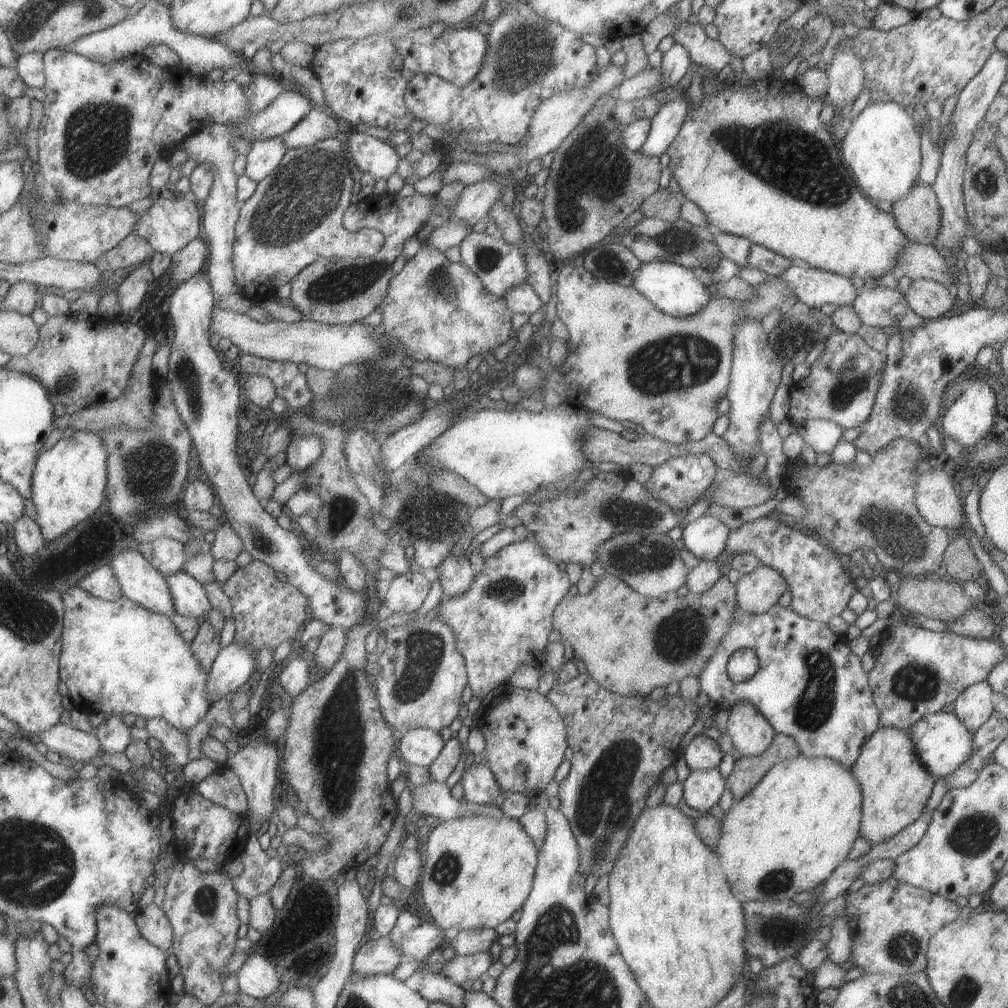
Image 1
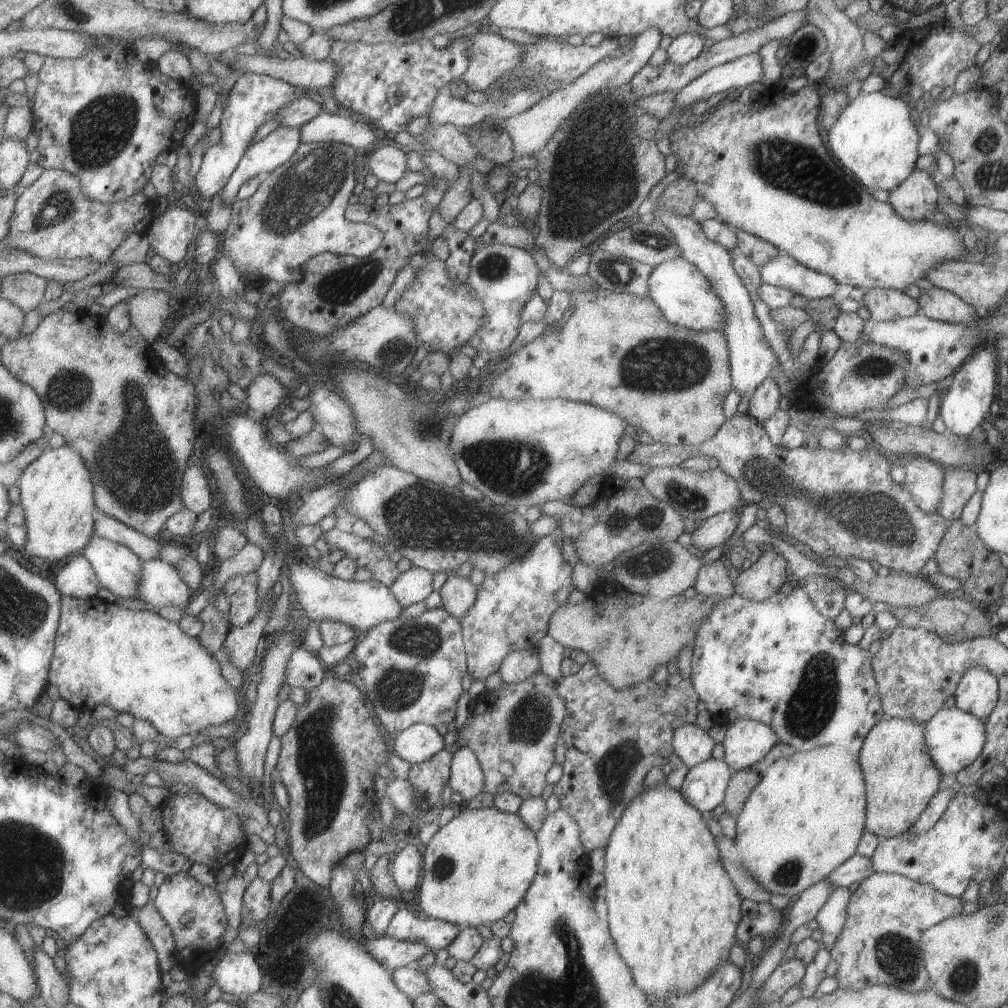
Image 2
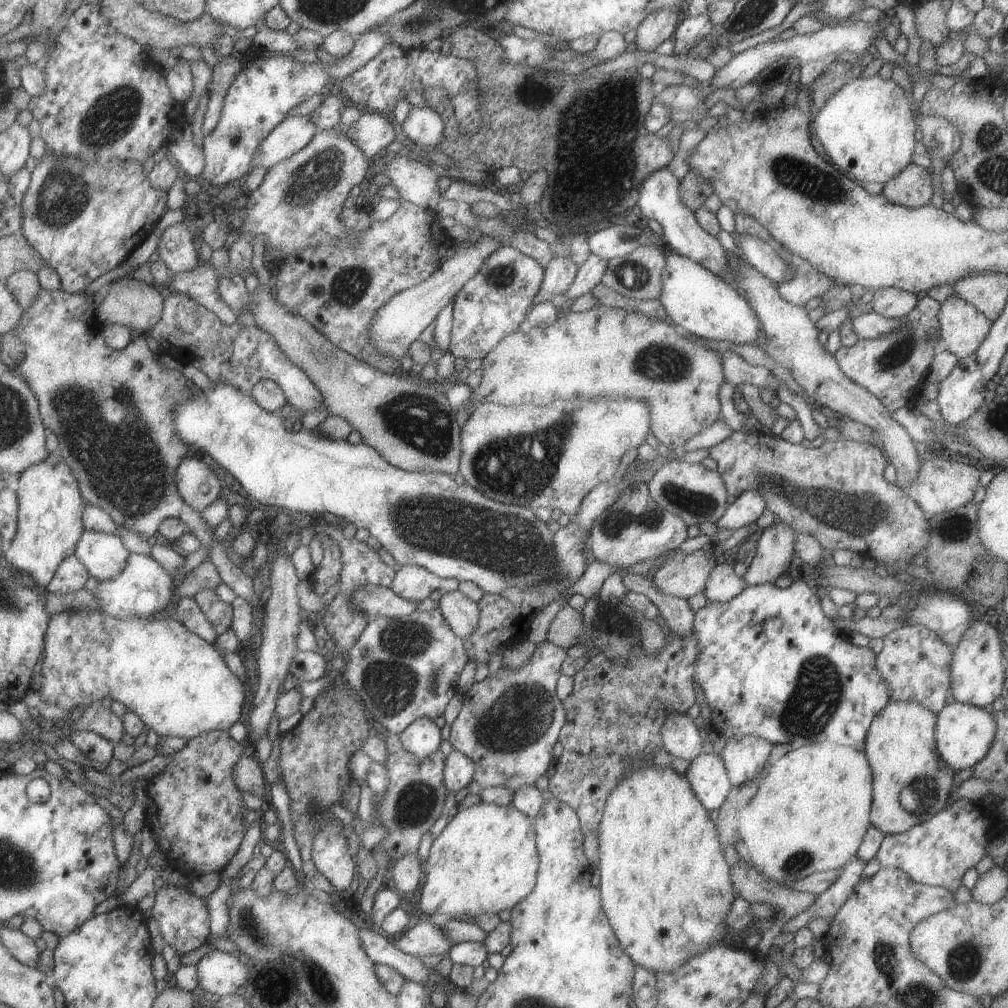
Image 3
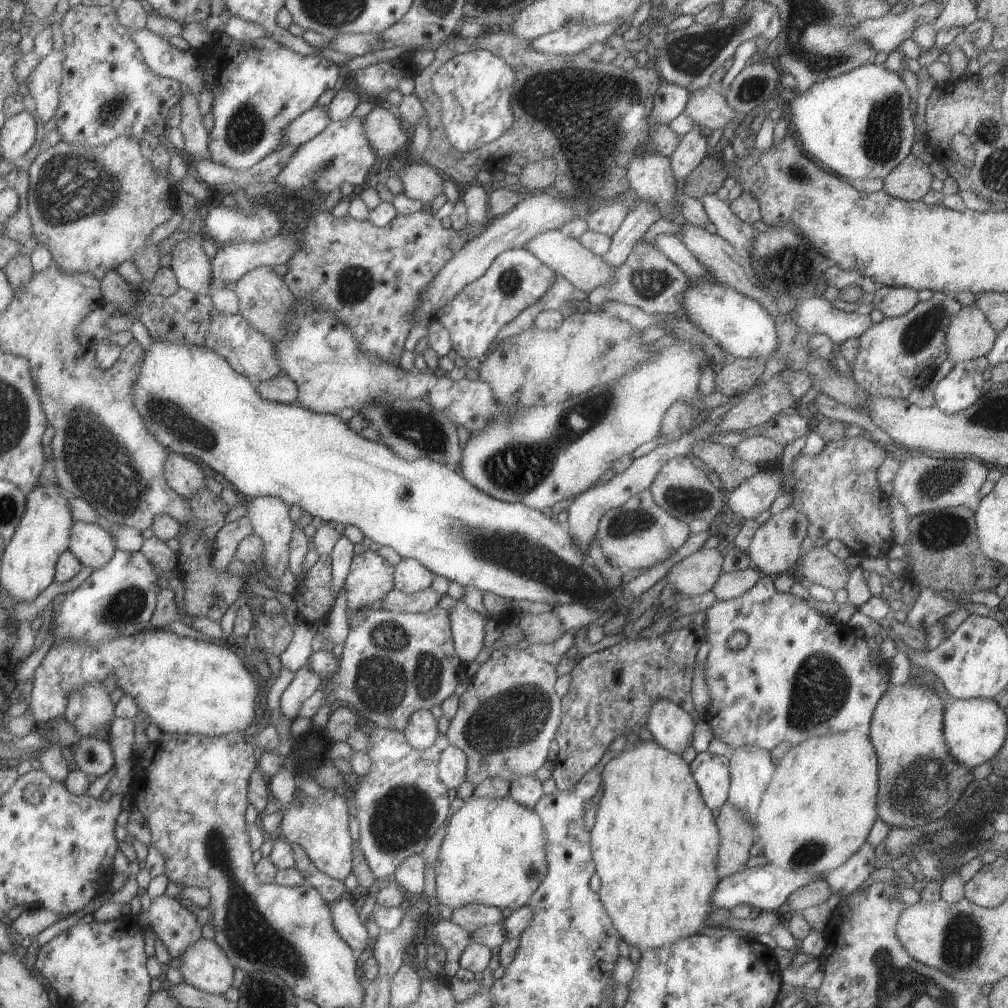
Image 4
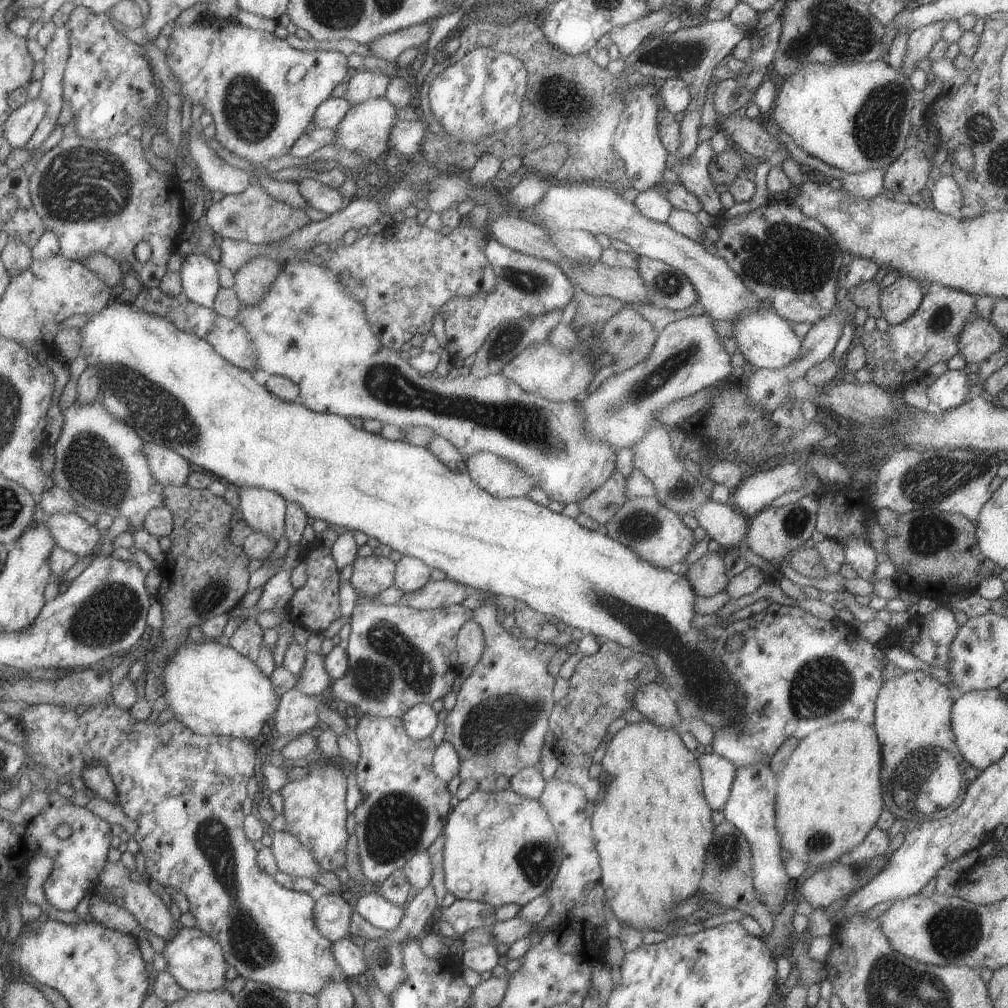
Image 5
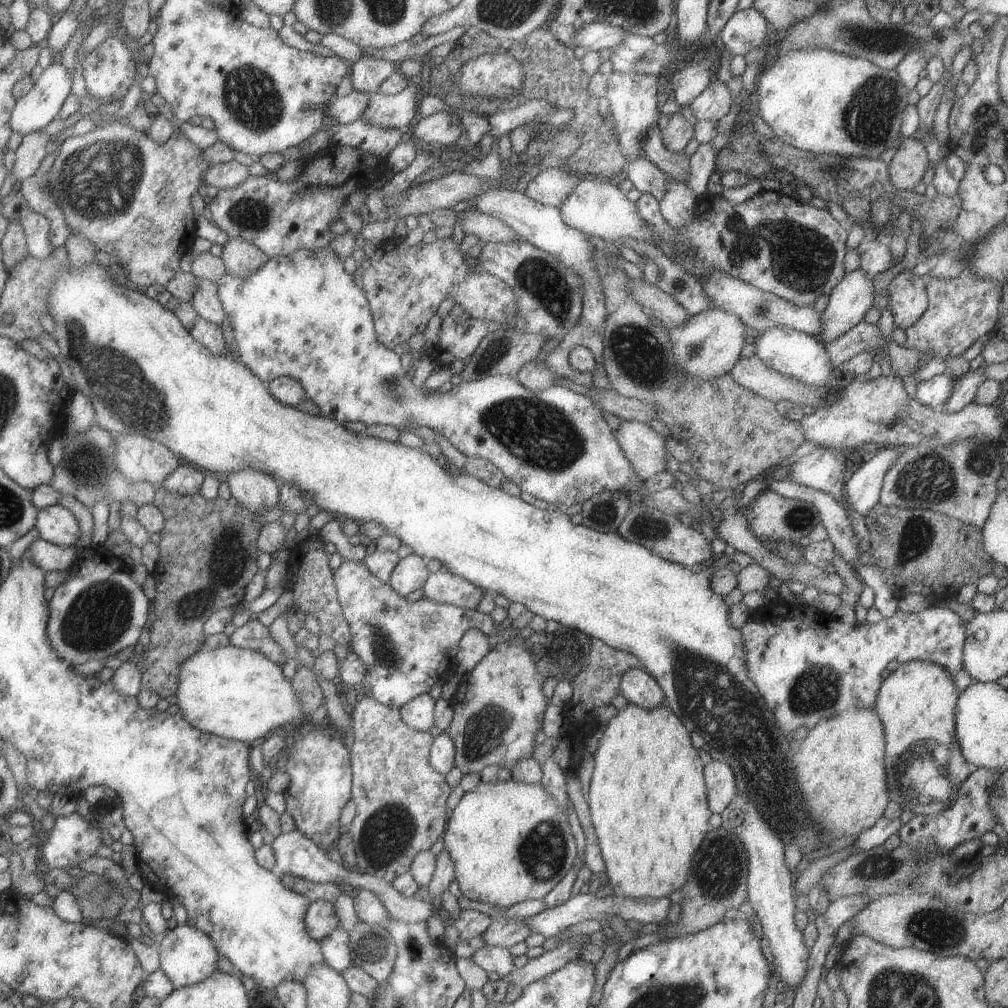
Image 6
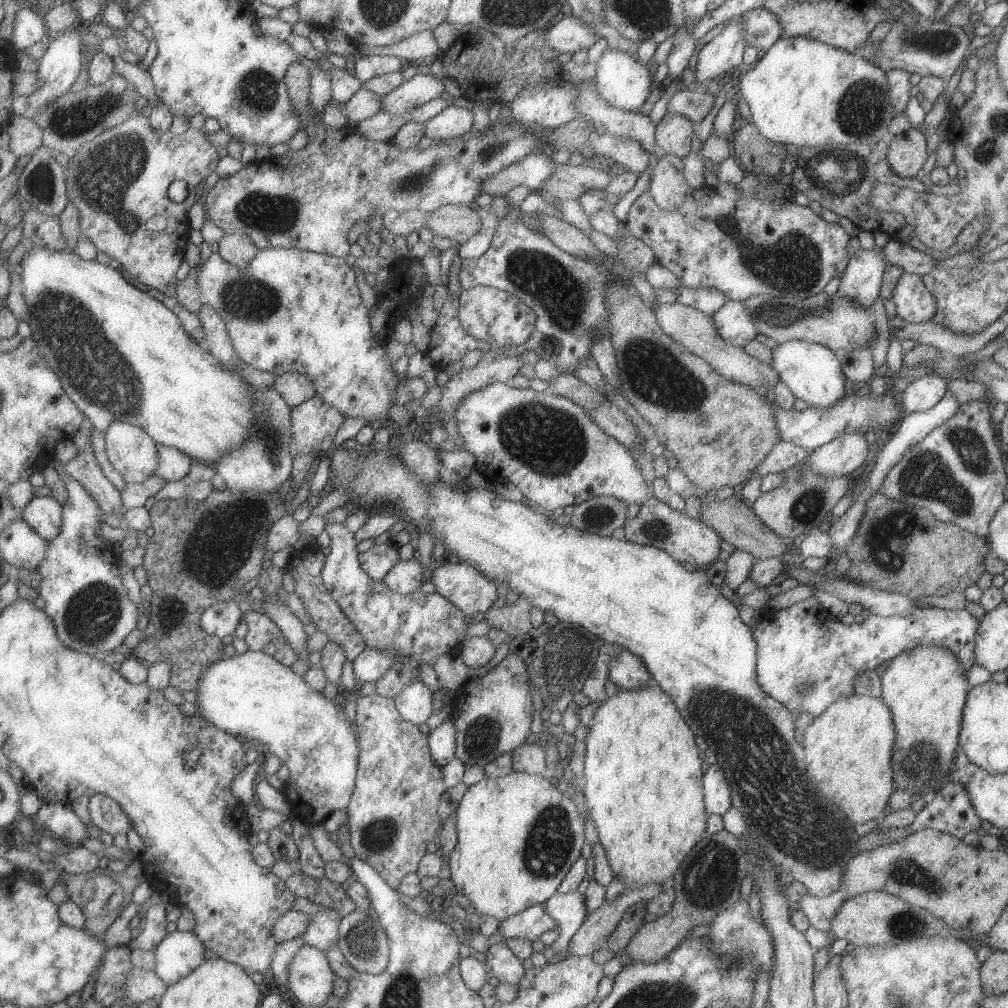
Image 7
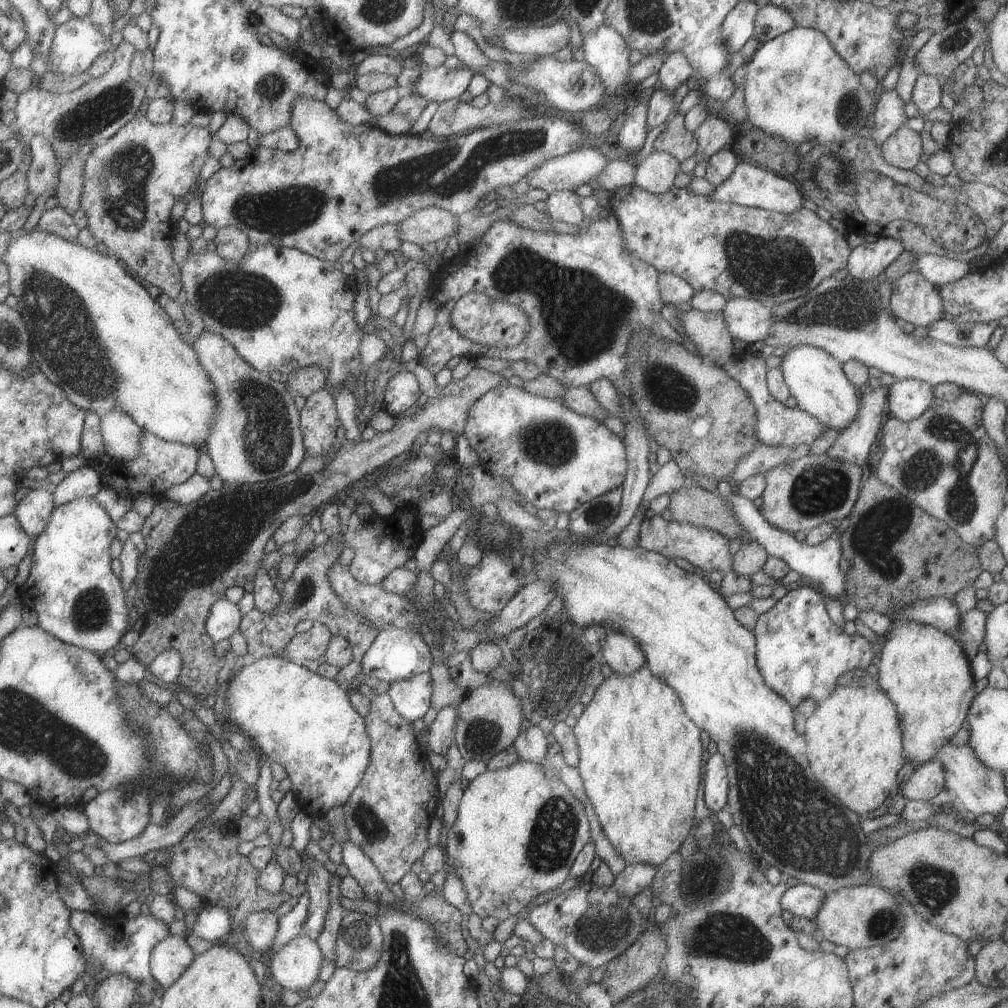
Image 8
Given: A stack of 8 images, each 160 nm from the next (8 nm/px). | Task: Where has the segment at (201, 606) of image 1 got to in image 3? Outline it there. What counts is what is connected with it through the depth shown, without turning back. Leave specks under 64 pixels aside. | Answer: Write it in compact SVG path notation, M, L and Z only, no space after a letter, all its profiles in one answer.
M132 553L128 560L128 567L108 581L100 581L99 597L104 613L118 619L128 619L134 616L149 618L169 606L169 601L177 599L177 581L163 568L153 555Z

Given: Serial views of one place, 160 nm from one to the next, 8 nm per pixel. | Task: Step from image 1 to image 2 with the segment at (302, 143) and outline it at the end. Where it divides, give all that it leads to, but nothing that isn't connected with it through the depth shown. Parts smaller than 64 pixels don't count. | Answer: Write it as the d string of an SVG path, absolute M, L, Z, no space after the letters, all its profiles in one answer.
M323 111L299 128L303 143L345 143L358 150L362 148L364 156L380 143L374 129L371 123L357 122L327 111Z

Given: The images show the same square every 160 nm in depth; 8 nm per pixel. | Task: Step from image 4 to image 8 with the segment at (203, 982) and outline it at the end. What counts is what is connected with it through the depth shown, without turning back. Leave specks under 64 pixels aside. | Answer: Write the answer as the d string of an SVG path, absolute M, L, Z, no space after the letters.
M169 935L152 952L151 968L164 990L173 986L193 964L196 956L184 936Z

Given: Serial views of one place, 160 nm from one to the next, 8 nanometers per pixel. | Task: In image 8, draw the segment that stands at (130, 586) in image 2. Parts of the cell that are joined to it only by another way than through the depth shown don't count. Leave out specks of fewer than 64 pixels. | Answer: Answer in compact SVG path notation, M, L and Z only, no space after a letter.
M33 489L20 500L15 514L23 528L36 539L47 530L56 507L54 493Z

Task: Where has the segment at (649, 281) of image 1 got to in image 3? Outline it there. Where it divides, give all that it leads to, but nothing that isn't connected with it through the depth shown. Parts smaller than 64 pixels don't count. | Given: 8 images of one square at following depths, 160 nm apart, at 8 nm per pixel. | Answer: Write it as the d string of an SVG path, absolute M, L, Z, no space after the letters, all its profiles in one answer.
M666 254L661 269L661 290L657 300L666 316L681 332L701 339L725 340L733 344L754 344L761 330L760 323L750 310L750 304L722 278L705 270L694 260L680 254Z

